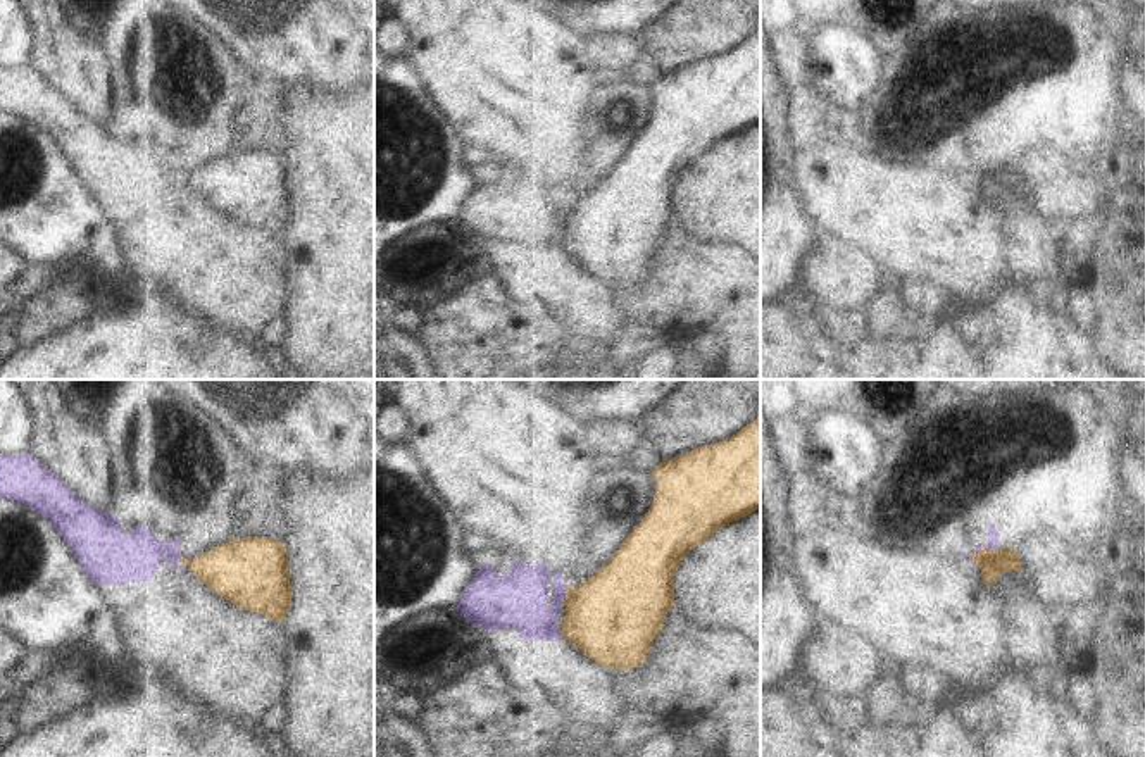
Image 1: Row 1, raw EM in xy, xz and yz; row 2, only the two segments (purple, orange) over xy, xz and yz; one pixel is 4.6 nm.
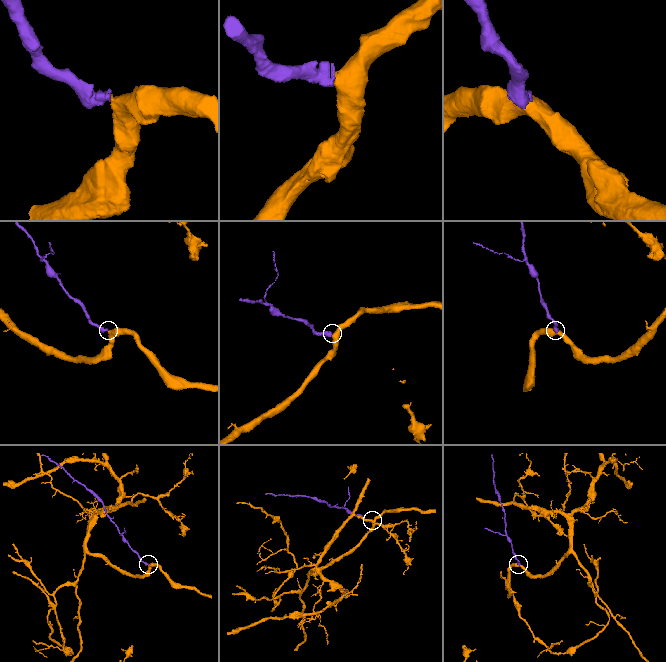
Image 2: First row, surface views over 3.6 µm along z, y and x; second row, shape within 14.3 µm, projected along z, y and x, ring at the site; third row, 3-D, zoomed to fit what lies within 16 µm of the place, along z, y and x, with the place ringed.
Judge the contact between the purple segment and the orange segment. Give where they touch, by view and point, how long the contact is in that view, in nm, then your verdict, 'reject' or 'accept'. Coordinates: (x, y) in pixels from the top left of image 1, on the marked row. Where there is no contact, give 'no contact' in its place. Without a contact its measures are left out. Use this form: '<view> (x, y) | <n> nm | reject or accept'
xz (564, 594) | 80 nm | reject

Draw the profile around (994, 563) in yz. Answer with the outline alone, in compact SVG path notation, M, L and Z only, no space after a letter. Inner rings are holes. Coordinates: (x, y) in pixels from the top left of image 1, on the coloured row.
M986 541L974 557L969 557L969 560L981 569L981 578L988 590L1000 574L1010 571L1023 572L1019 555L1012 547L1005 547L1004 550L988 550L985 545Z

